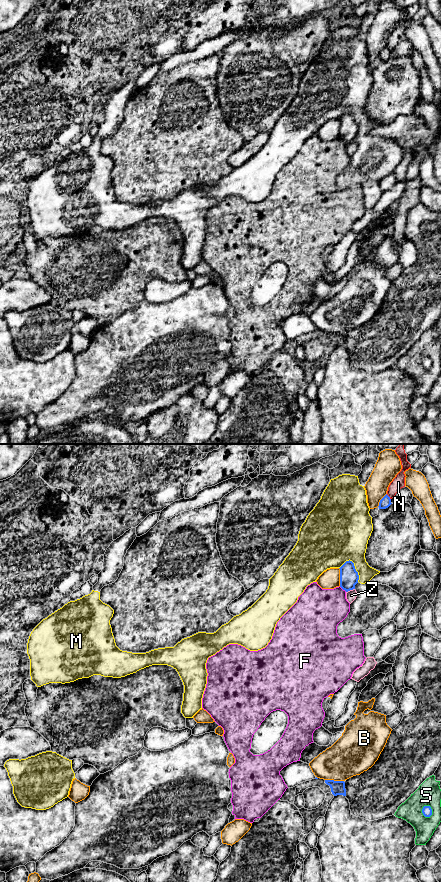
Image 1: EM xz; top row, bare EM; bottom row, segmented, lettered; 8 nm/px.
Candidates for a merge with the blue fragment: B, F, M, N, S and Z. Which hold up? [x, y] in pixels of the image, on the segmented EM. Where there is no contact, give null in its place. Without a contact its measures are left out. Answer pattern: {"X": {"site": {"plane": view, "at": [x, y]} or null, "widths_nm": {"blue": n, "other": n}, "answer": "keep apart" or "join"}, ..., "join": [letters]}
{"B": {"site": {"plane": "xz", "at": [333, 780]}, "widths_nm": {"blue": 110, "other": 320}, "answer": "keep apart"}, "F": {"site": {"plane": "xz", "at": [343, 589]}, "widths_nm": {"blue": 150, "other": 360}, "answer": "keep apart"}, "M": {"site": {"plane": "xz", "at": [355, 569]}, "widths_nm": {"blue": 150, "other": 320}, "answer": "keep apart"}, "N": {"site": {"plane": "xz", "at": [389, 497]}, "widths_nm": {"blue": 90, "other": 100}, "answer": "keep apart"}, "S": {"site": {"plane": "xz", "at": [422, 812]}, "widths_nm": {"blue": 80, "other": 190}, "answer": "keep apart"}, "Z": {"site": {"plane": "xz", "at": [350, 589]}, "widths_nm": {"blue": 150, "other": 90}, "answer": "keep apart"}, "join": []}

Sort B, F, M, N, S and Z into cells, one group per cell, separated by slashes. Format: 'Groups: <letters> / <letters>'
Groups: B Z / F / M / N / S

